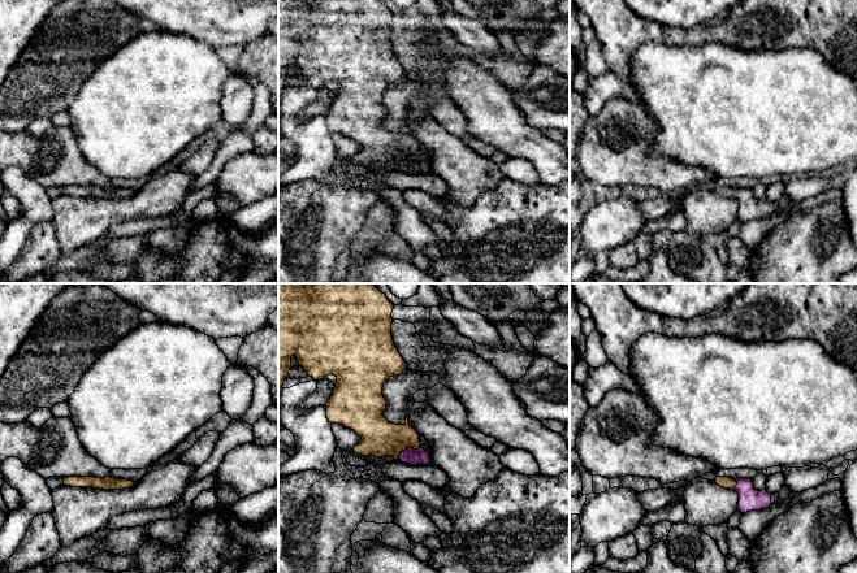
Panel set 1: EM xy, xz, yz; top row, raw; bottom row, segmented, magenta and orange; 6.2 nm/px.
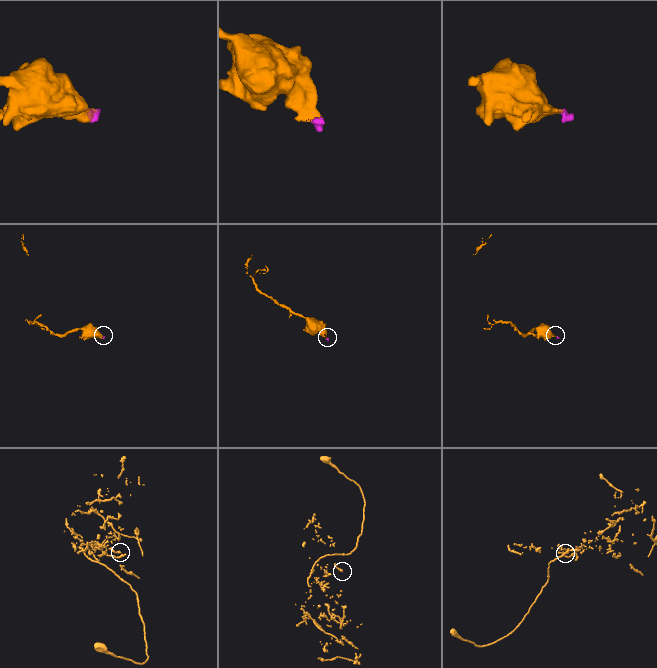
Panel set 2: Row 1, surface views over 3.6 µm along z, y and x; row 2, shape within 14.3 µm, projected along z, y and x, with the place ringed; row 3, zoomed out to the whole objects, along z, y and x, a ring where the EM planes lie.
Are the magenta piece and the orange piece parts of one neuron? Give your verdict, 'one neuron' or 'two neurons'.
one neuron

